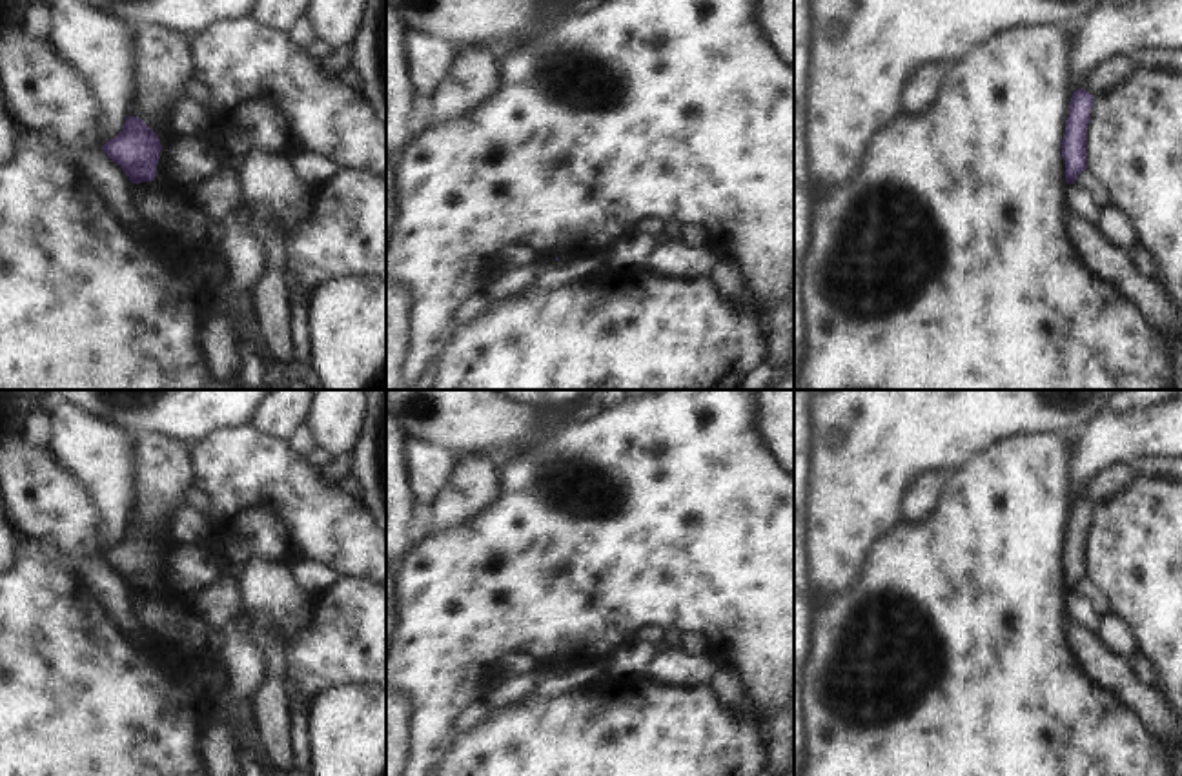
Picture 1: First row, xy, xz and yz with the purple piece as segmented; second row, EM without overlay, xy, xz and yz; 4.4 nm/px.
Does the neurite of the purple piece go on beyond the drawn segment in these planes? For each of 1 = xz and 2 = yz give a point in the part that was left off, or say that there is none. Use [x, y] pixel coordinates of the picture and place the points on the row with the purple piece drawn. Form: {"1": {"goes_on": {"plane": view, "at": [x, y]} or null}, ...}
{"1": {"goes_on": null}, "2": {"goes_on": null}}

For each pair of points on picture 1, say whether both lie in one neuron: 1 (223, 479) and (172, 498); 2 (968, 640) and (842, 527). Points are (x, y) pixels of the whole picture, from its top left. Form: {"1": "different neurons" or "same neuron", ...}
{"1": "different neurons", "2": "different neurons"}

